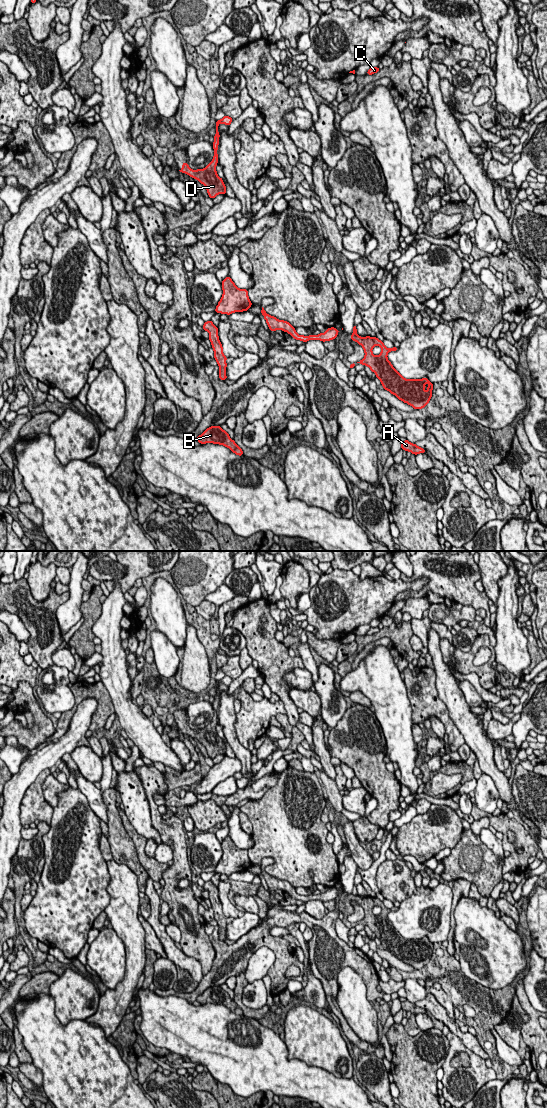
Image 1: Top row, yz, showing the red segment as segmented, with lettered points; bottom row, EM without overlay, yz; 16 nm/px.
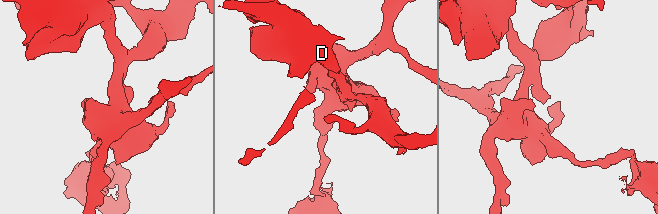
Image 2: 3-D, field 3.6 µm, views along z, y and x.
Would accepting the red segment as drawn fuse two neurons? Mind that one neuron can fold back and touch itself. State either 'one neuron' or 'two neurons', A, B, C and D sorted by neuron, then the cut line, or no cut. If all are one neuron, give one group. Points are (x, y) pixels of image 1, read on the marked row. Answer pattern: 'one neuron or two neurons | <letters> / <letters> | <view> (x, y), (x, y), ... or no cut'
two neurons | A / B C D | yz (352, 334), (356, 335)

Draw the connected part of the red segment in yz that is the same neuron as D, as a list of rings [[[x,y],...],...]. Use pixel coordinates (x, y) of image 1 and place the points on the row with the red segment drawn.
[[[226,115],[221,120],[216,121],[216,134],[212,144],[214,149],[214,156],[212,161],[205,168],[193,170],[187,163],[183,162],[182,169],[179,170],[181,173],[185,173],[186,175],[189,175],[203,184],[207,190],[208,196],[211,199],[215,198],[218,194],[226,195],[226,186],[223,182],[223,179],[218,176],[216,171],[216,165],[218,164],[217,150],[220,137],[218,126],[220,123],[229,126],[232,120],[233,119],[230,116]]]

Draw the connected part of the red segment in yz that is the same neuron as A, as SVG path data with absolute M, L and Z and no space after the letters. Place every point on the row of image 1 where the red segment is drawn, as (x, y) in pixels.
M407 439L404 442L401 442L401 449L405 451L409 451L414 455L420 454L420 453L426 453L426 450L417 446L416 444L413 444L409 442Z

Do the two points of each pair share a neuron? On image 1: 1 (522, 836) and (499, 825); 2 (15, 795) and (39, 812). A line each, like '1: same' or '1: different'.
1: same
2: different

